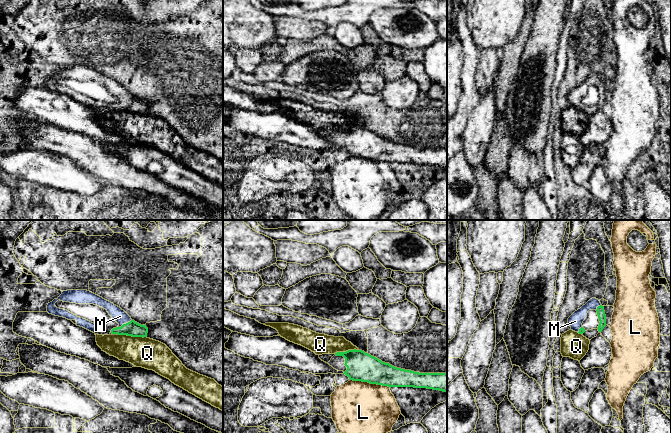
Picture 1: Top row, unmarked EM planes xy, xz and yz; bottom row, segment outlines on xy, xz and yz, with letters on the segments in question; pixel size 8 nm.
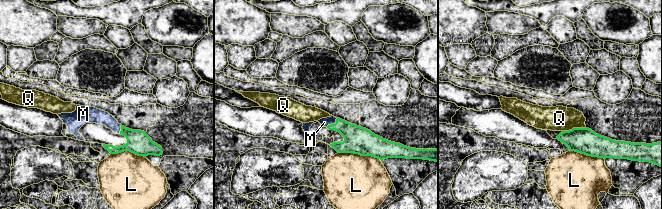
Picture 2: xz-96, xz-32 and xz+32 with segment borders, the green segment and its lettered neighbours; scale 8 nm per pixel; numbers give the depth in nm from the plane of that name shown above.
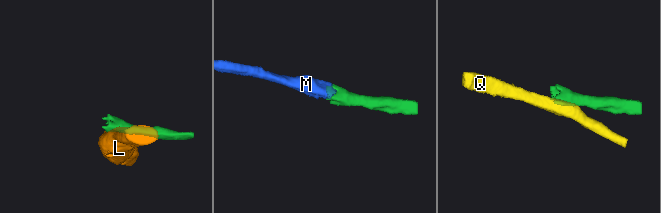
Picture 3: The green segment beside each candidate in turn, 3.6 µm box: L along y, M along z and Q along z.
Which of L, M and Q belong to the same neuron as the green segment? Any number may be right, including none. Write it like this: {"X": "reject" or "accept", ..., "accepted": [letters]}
{"L": "reject", "M": "accept", "Q": "reject", "accepted": ["M"]}

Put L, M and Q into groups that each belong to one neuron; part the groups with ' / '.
L / M / Q

